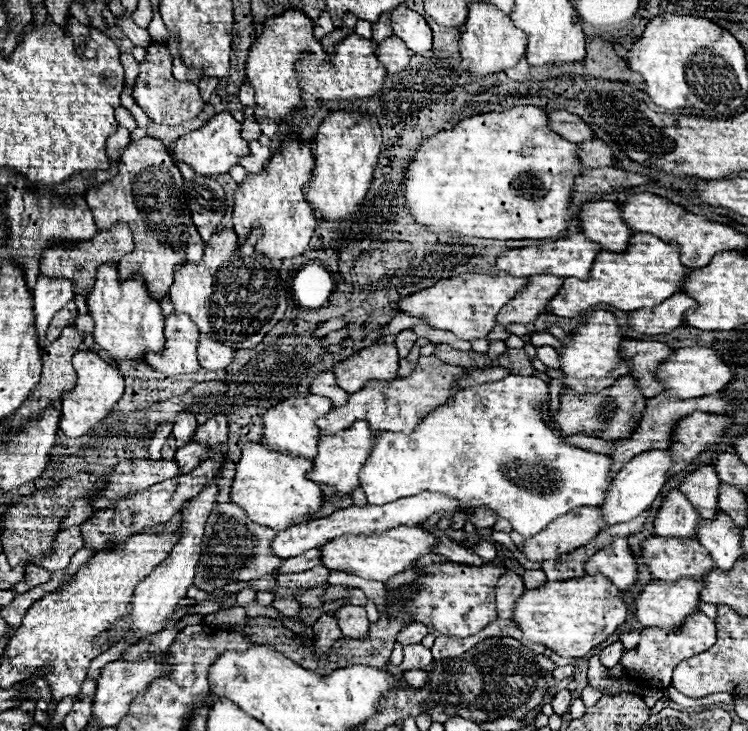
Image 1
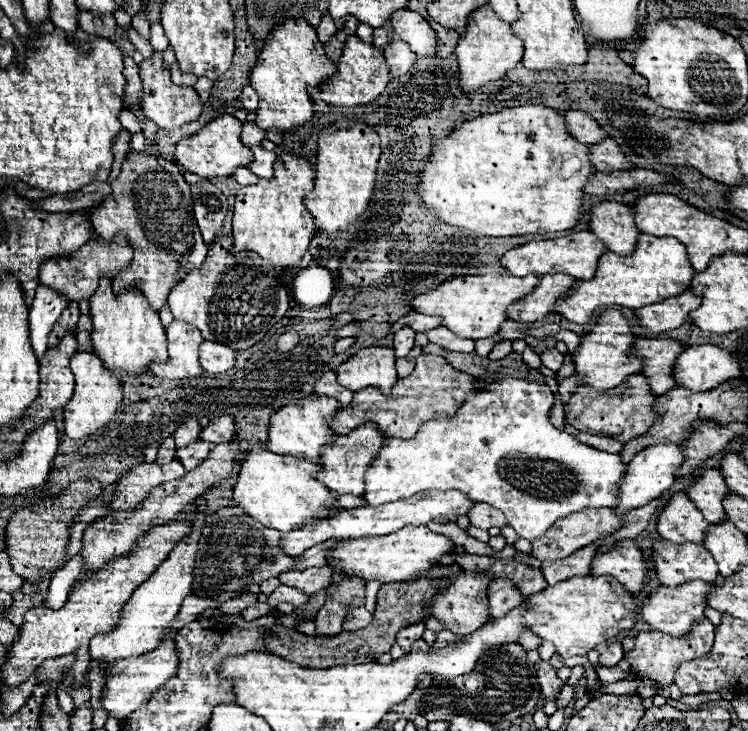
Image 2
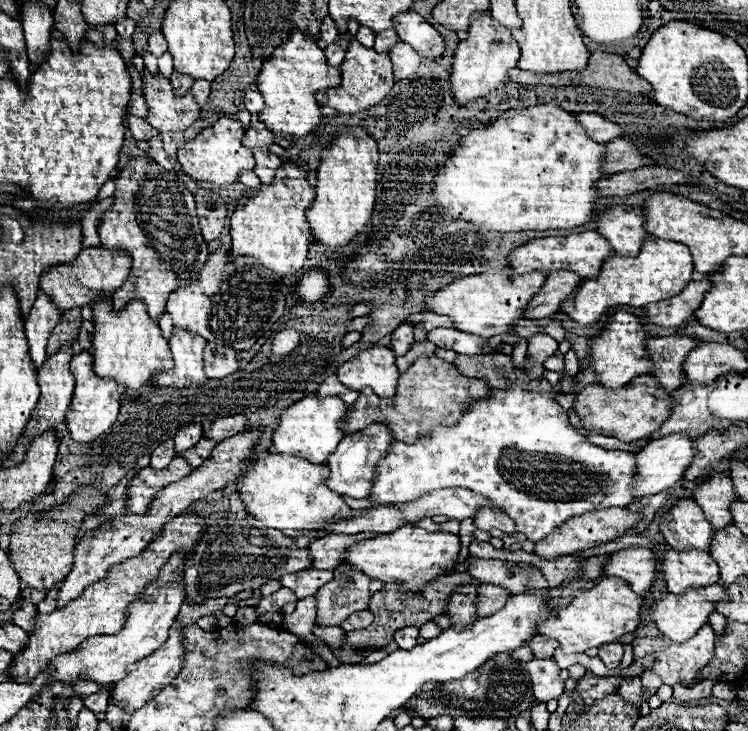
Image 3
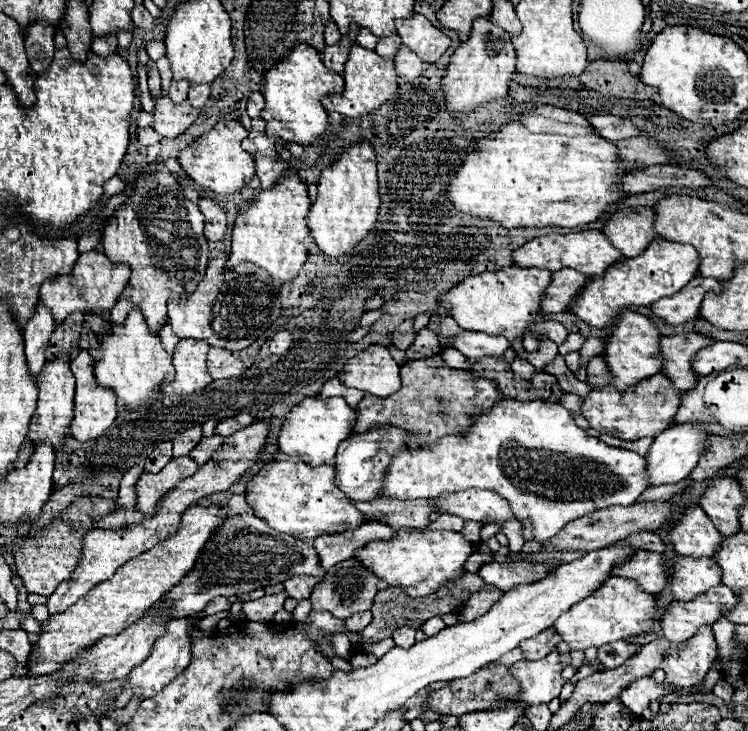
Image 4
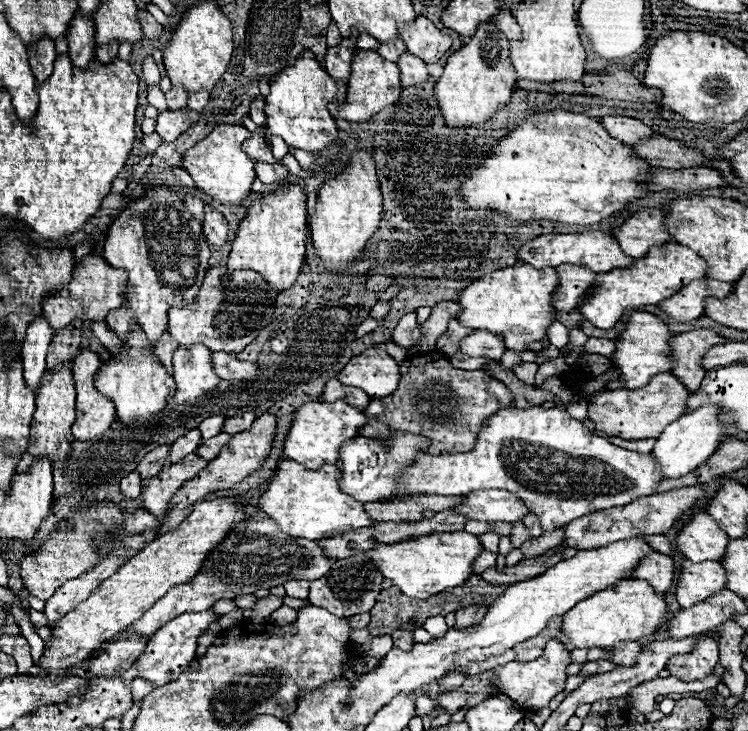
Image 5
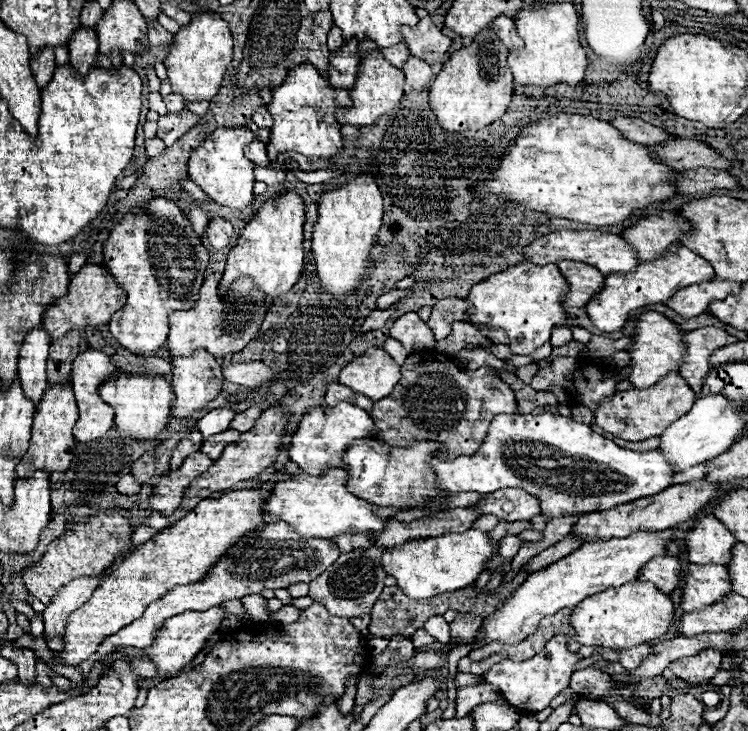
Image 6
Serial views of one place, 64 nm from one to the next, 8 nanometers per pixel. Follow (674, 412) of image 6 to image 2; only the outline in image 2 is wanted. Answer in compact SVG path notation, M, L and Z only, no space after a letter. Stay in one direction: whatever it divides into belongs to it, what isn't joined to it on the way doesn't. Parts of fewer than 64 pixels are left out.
M630 376L620 384L620 388L612 390L594 390L590 386L580 386L578 392L572 394L570 402L564 406L566 424L574 426L580 432L616 438L620 442L634 440L636 436L642 436L656 424L660 416L654 412L654 394L650 392L648 380L644 376Z

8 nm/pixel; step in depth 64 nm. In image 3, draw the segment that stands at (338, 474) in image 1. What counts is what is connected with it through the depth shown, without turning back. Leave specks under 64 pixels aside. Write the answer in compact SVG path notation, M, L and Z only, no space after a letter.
M372 424L364 432L344 436L336 452L328 458L328 466L330 466L330 478L326 480L328 488L332 488L334 492L342 496L368 498L372 492L372 480L376 474L376 466L388 454L388 448L394 444L394 440L396 438L386 424Z

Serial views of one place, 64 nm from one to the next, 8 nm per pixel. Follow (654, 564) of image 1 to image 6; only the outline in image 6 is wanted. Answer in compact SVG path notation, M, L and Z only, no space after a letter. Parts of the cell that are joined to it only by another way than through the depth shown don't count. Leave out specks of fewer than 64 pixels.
M688 564L684 580L686 580L682 594L684 612L696 612L706 606L712 606L732 592L728 568L720 568L718 564L710 566Z

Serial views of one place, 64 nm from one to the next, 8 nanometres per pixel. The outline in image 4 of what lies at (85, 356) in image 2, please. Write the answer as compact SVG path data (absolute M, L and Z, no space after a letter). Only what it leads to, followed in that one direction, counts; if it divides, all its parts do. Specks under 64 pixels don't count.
M82 350L72 360L72 372L76 376L76 400L74 400L74 420L70 424L72 436L80 442L88 442L98 438L106 428L112 426L116 420L116 394L108 392L106 388L100 388L94 380L94 360L88 350Z

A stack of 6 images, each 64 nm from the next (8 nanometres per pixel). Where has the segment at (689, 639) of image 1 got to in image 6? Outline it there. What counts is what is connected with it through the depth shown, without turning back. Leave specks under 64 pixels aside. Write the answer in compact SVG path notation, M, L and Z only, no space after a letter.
M708 648L704 652L698 652L696 656L688 656L684 660L676 660L670 664L674 674L690 684L712 680L720 672L720 666L722 652L716 652L714 648Z

